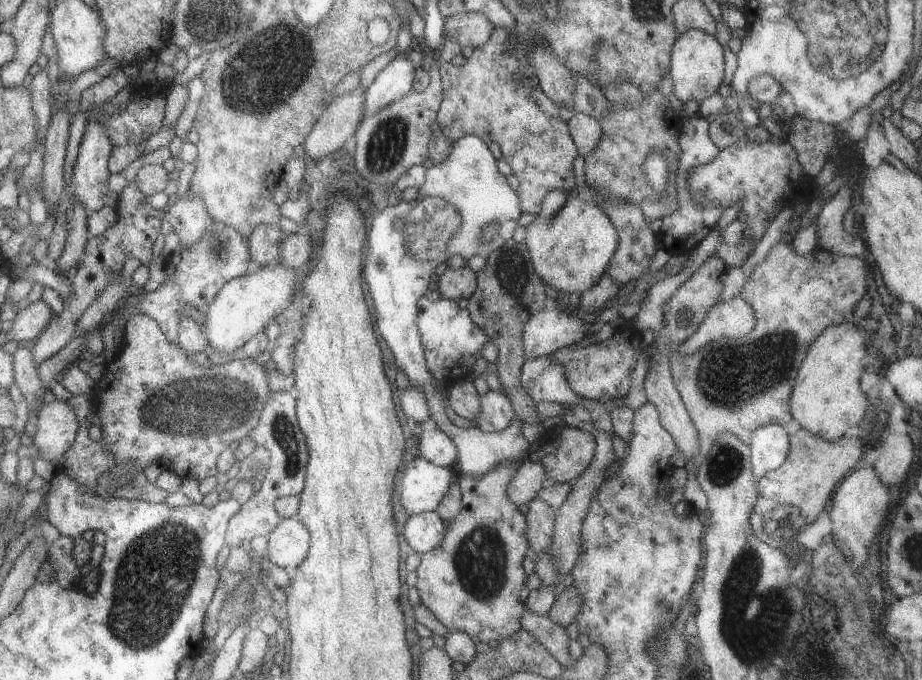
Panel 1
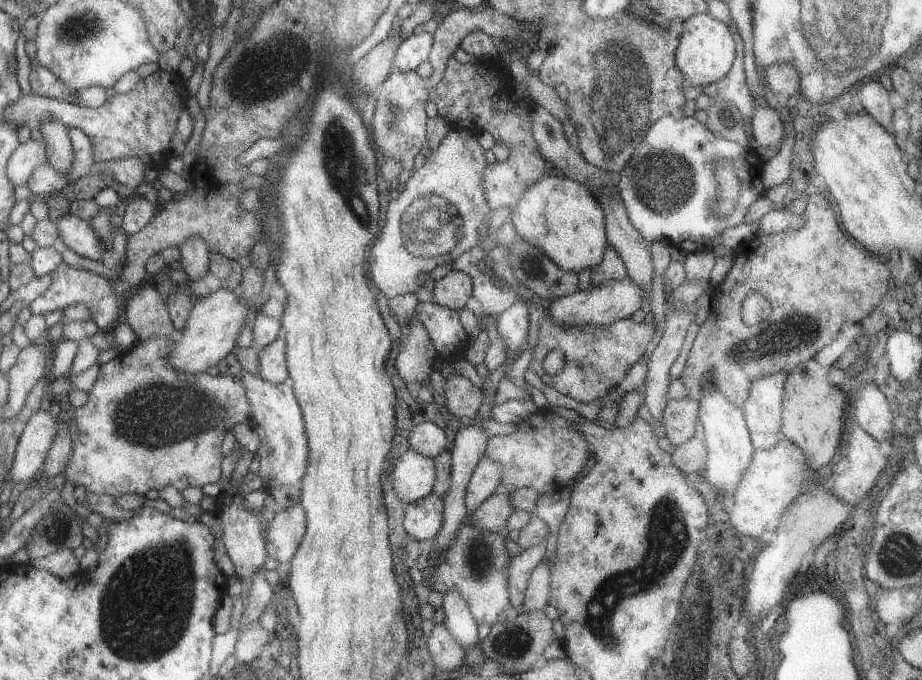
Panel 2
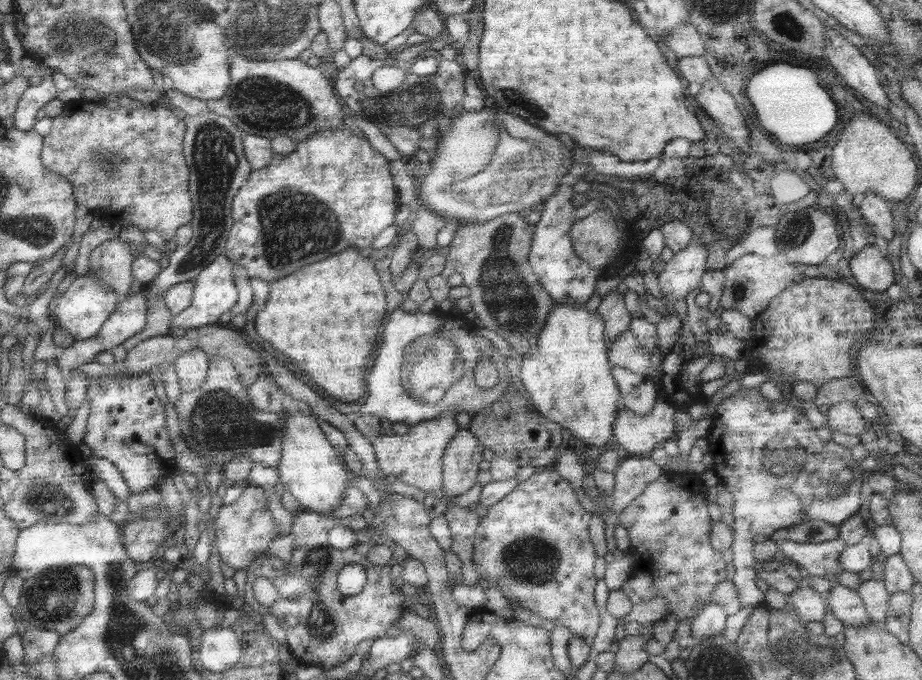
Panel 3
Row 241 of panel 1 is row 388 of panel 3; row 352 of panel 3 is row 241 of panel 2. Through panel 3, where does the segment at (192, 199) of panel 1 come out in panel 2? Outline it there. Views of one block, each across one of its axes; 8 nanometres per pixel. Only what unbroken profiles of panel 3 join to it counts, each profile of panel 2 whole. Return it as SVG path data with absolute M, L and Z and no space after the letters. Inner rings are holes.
M199 236L187 238L183 244L177 246L177 250L179 250L179 256L181 256L181 260L179 260L181 268L185 270L185 274L191 282L207 272L211 250L207 248L203 238L199 238Z

